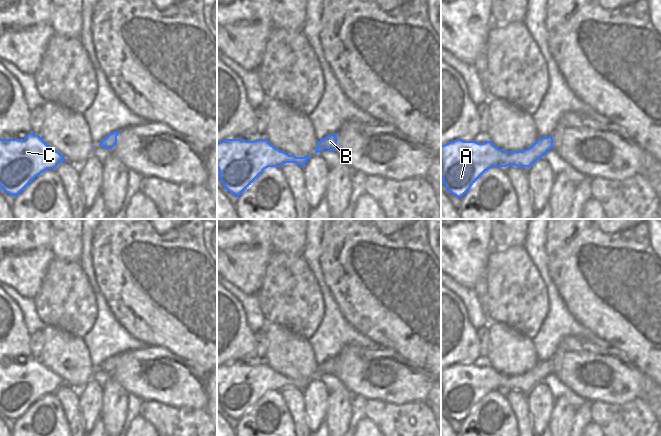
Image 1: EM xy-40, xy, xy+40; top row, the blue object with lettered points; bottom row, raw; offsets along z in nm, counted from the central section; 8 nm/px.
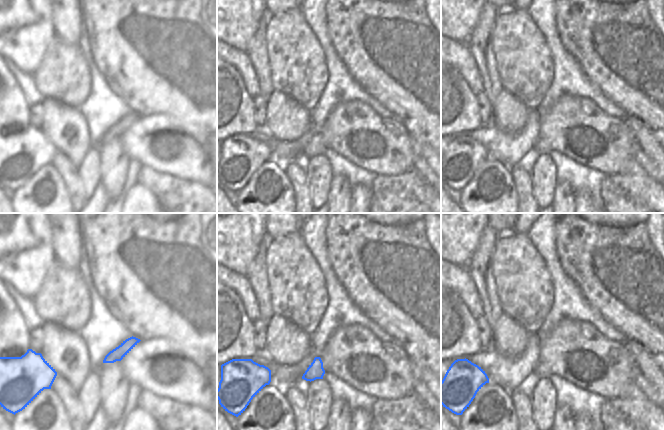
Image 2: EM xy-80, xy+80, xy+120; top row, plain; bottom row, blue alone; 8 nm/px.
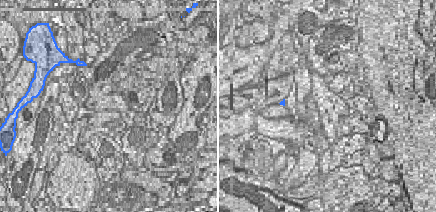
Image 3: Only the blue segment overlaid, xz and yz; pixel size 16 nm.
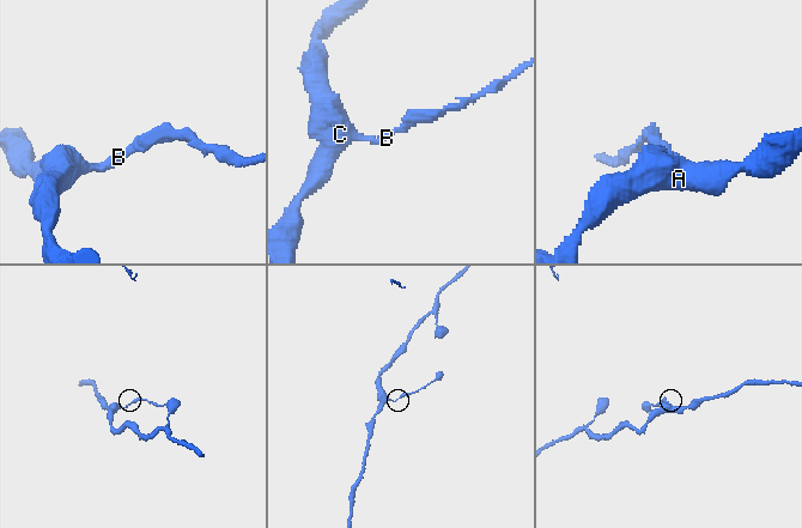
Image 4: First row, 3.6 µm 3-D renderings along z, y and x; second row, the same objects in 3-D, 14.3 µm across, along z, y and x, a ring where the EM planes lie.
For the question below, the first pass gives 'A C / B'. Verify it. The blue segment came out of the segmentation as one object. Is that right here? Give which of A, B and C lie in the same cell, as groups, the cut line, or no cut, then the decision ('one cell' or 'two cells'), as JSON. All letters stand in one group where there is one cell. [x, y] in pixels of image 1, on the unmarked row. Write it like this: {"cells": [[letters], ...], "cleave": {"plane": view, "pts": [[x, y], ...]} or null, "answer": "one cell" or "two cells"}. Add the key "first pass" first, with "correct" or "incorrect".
{"first pass": "correct", "cells": [["A", "C"], ["B"]], "cleave": {"plane": "xy+40", "pts": [[511, 375], [506, 389]]}, "answer": "two cells"}

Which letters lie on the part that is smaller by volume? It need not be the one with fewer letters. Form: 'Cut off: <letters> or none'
Cut off: B

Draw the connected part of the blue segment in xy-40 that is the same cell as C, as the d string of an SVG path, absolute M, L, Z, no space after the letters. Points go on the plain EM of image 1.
M34 357L24 363L0 363L0 411L15 421L38 399L55 393L62 383L61 377Z

